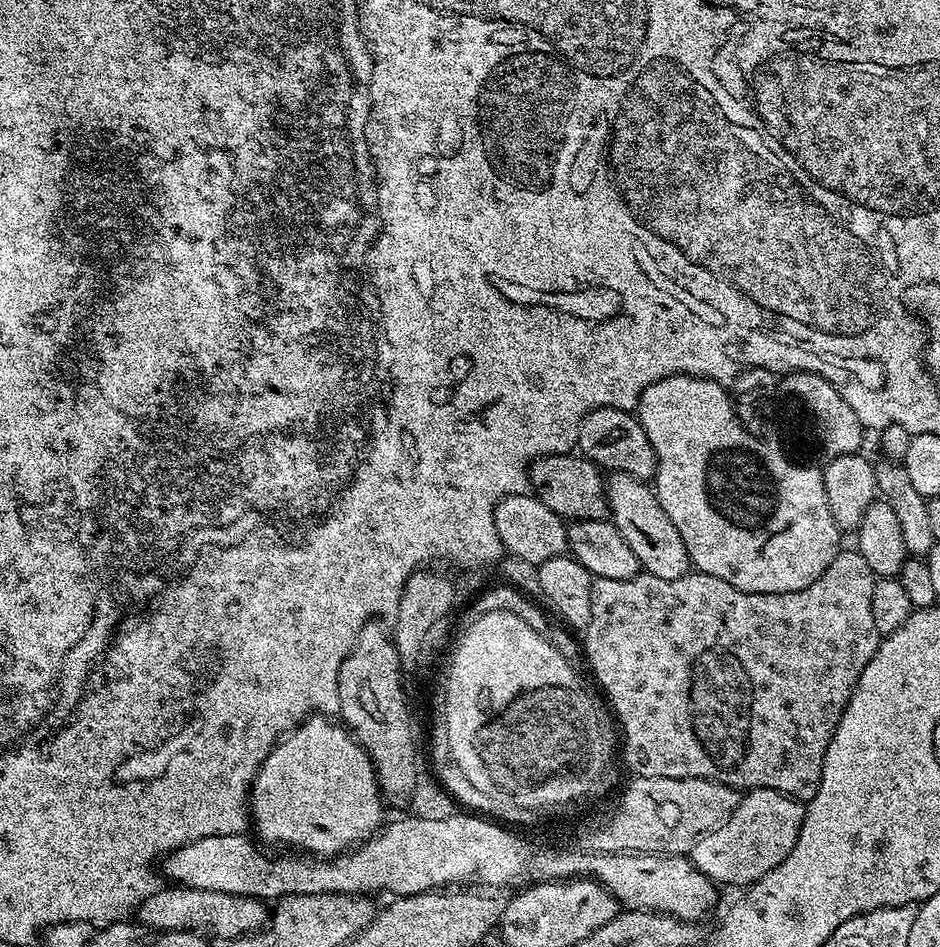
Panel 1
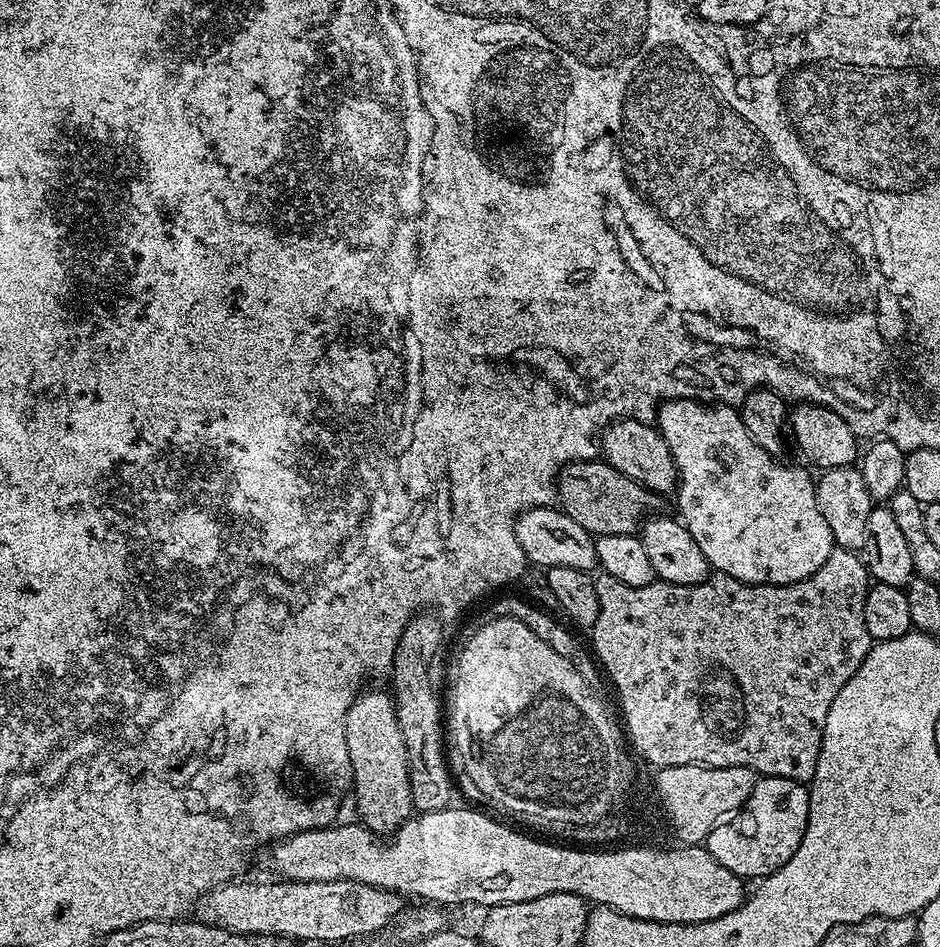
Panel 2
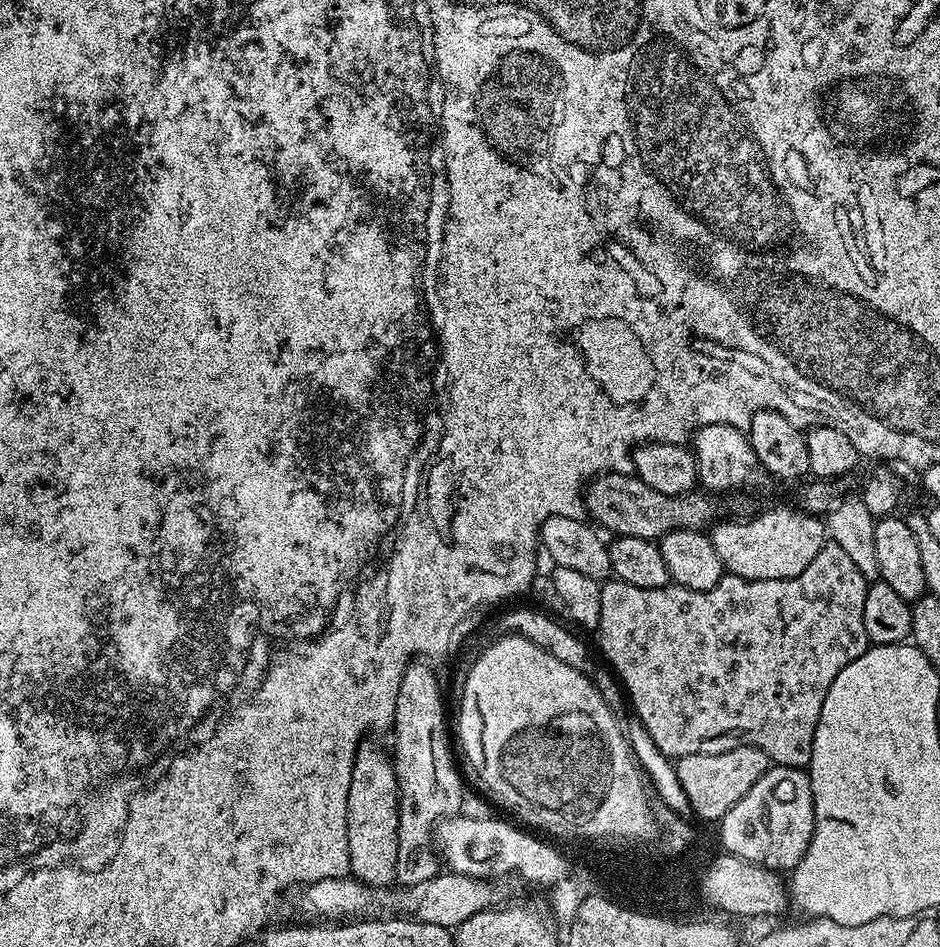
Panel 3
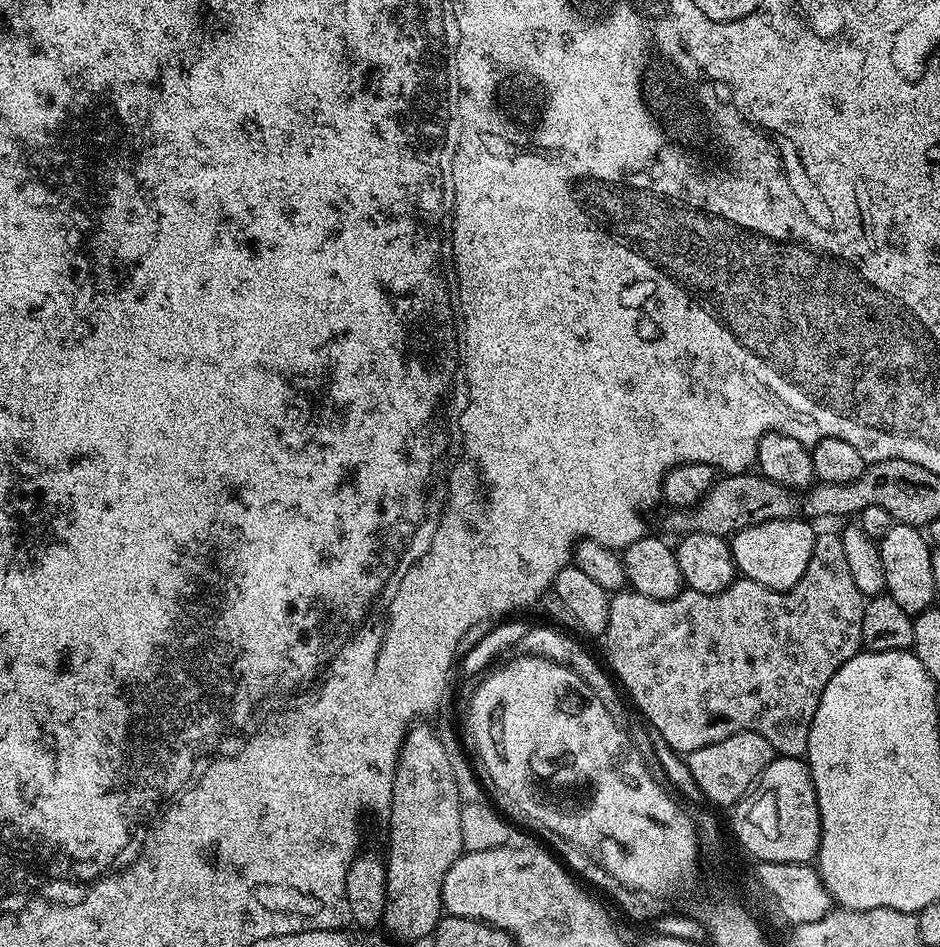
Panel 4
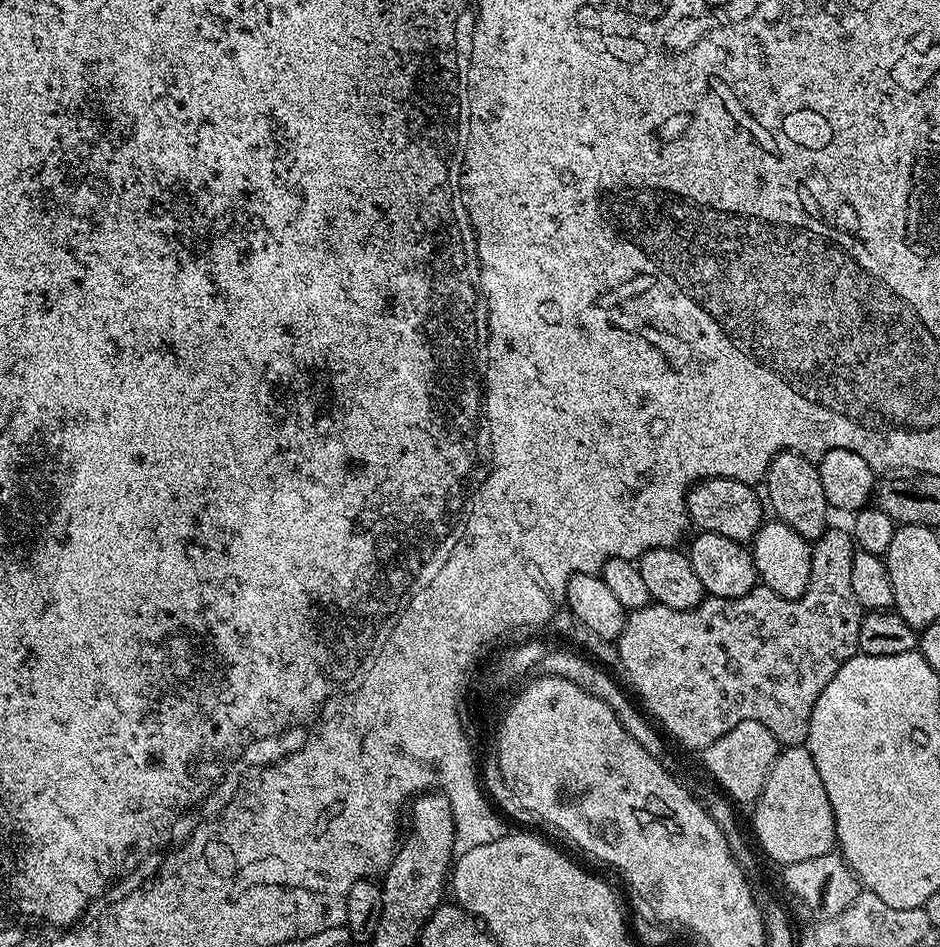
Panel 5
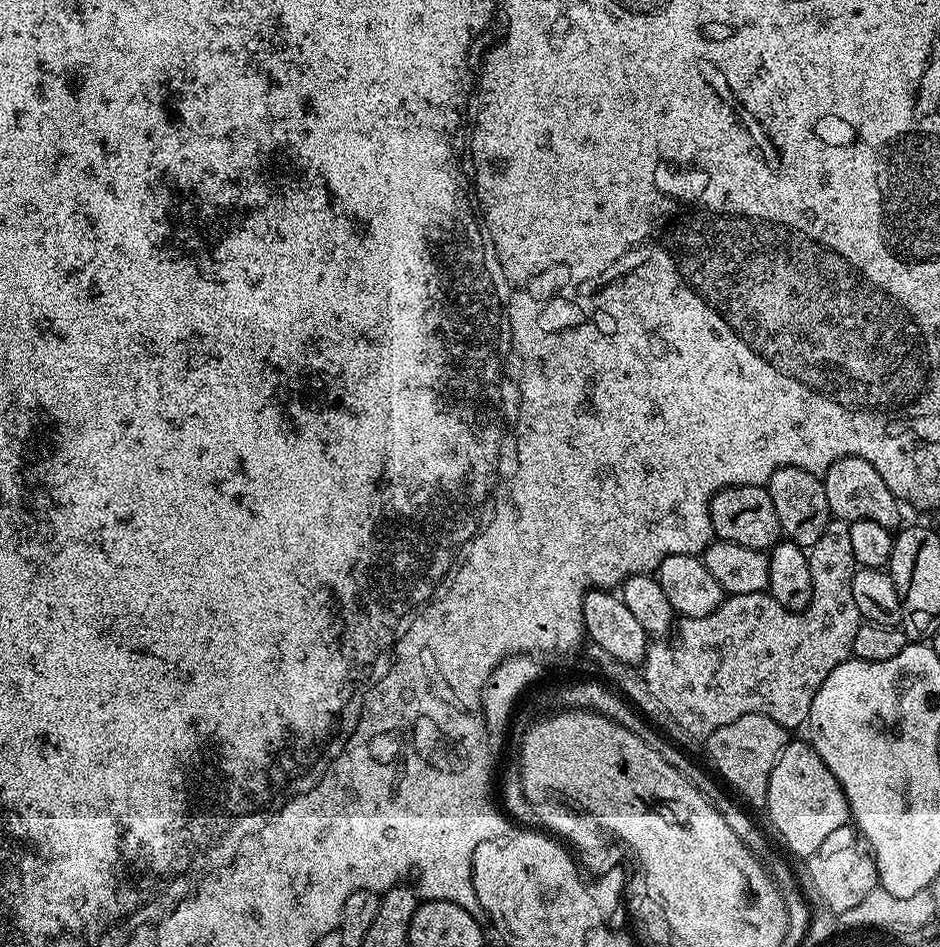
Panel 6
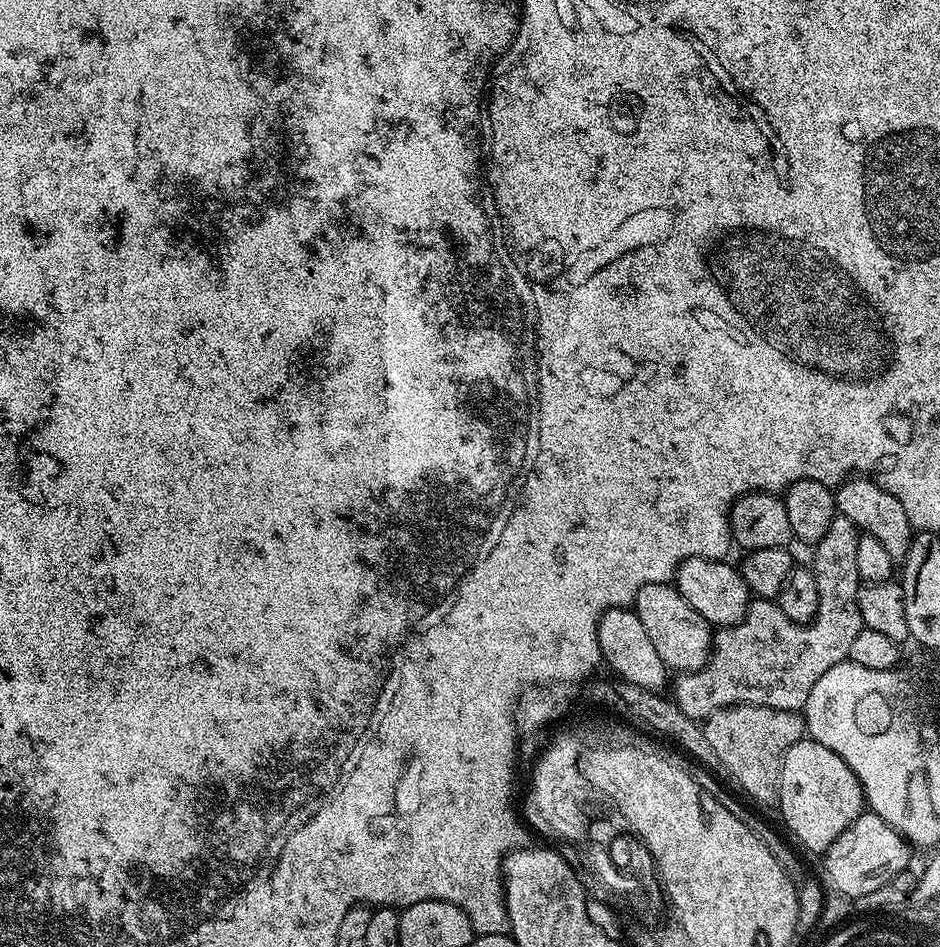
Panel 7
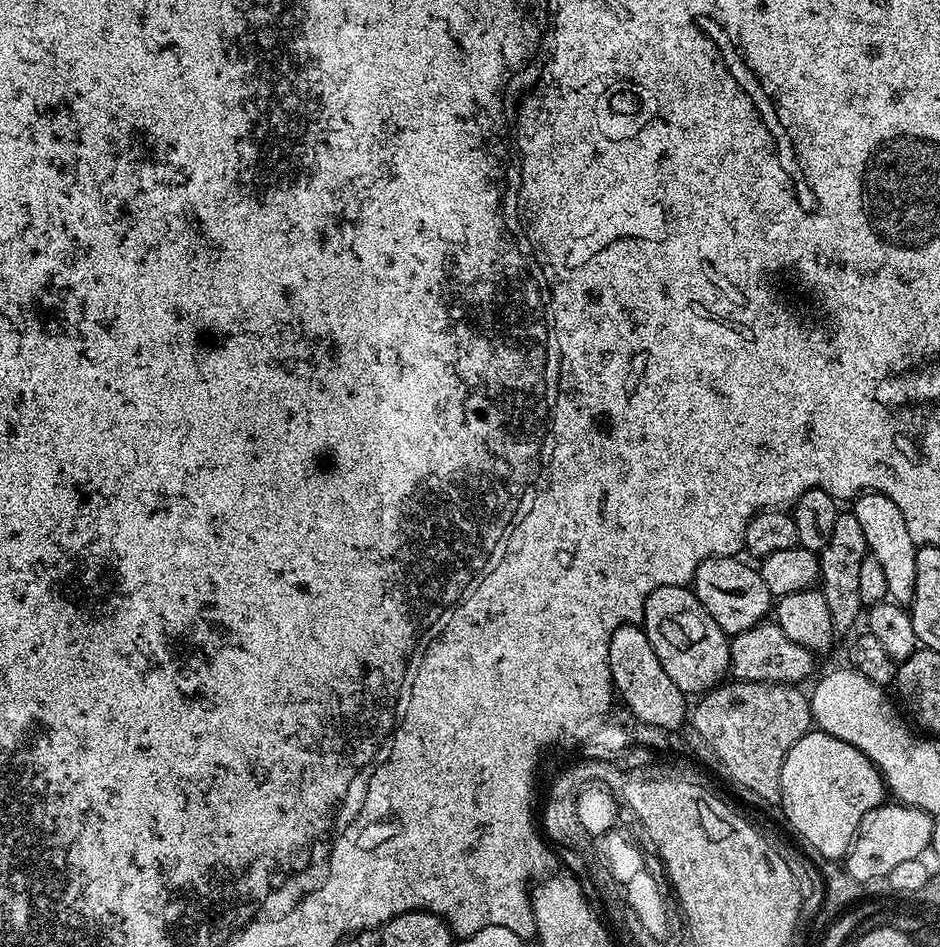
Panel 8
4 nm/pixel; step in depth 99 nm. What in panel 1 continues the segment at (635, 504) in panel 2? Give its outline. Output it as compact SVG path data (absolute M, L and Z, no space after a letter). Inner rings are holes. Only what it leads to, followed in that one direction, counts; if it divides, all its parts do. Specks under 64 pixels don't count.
M563 452L539 456L529 463L528 482L536 499L550 506L550 510L554 510L554 514L558 514L565 522L609 519L605 473L579 454Z

